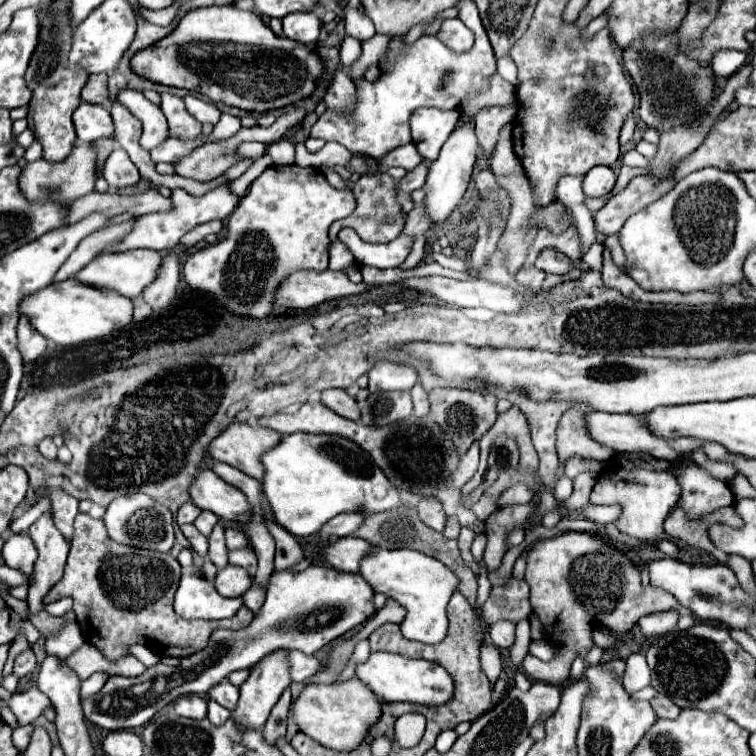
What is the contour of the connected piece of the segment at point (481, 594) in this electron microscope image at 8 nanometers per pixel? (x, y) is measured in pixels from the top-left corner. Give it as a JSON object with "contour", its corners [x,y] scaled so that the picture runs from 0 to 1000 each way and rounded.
{"contour":[[[635,749],[635,757],[631,761],[632,779],[631,779],[631,802],[638,807],[639,799],[646,791],[651,774],[644,763],[642,751]]]}

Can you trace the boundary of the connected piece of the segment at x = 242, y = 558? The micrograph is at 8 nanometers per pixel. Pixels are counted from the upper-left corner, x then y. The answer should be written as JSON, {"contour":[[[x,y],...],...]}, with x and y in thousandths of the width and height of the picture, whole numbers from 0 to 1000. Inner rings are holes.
{"contour":[[[323,724],[320,729],[304,729],[304,747],[323,750],[331,761],[339,758],[339,734],[333,724]]]}

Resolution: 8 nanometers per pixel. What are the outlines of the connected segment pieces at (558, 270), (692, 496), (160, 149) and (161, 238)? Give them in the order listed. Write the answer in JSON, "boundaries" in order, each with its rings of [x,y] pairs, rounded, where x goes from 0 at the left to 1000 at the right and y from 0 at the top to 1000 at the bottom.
{"boundaries":[[[[720,329],[709,345],[709,353],[720,361],[735,361],[735,364],[746,364],[759,353],[767,358],[780,358],[780,353],[775,348],[765,348],[735,329]]],[[[902,610],[892,615],[892,626],[902,644],[897,668],[913,681],[913,687],[923,687],[931,679],[942,679],[944,673],[968,668],[971,657],[963,639],[944,634],[921,612]]],[[[220,184],[220,189],[209,192],[204,200],[198,200],[201,213],[208,217],[210,214],[230,216],[243,208],[246,202],[251,202],[251,197],[265,194],[267,189],[241,189],[241,187],[230,187],[230,184]]],[[[302,245],[280,250],[280,253],[270,255],[267,261],[254,261],[243,250],[230,250],[225,263],[228,263],[228,276],[225,279],[209,279],[209,282],[180,287],[177,298],[175,298],[175,306],[161,319],[140,327],[140,332],[135,332],[135,335],[161,335],[161,332],[169,332],[169,329],[204,329],[204,332],[217,332],[220,329],[220,332],[225,332],[235,324],[238,313],[243,308],[249,308],[254,300],[275,295],[280,290],[296,292],[315,271],[315,261],[304,255]]]]}

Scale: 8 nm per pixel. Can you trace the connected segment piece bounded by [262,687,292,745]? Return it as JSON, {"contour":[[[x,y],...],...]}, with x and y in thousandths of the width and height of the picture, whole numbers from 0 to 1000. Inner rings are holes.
{"contour":[[[384,909],[376,911],[373,922],[368,925],[368,930],[362,933],[347,970],[349,970],[349,978],[357,980],[360,985],[365,983],[368,975],[376,975],[378,972],[378,948],[381,948],[381,938],[384,938],[384,930],[386,930],[386,919],[384,919]]]}

